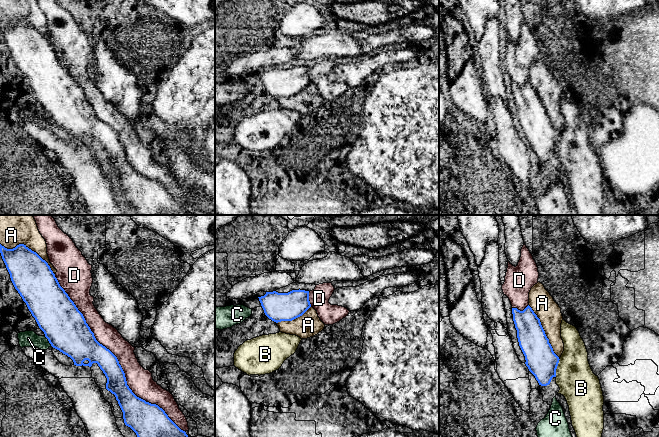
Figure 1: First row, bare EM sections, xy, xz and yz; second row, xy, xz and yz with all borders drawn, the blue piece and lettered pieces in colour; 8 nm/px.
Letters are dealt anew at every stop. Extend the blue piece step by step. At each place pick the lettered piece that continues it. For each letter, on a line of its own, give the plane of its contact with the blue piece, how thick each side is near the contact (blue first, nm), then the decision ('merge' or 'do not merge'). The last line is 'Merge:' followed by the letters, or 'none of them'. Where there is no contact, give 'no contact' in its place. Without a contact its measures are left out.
A: meets blue in xy; 320 nm thick on the blue side, 190 nm on the other; do not merge
B: meets blue in yz; 240 nm thick on the blue side, 300 nm on the other; do not merge
C: meets blue in xy; 340 nm thick on the blue side, 130 nm on the other; do not merge
D: meets blue in xy; 190 nm thick on the blue side, 190 nm on the other; do not merge
Merge: none of them

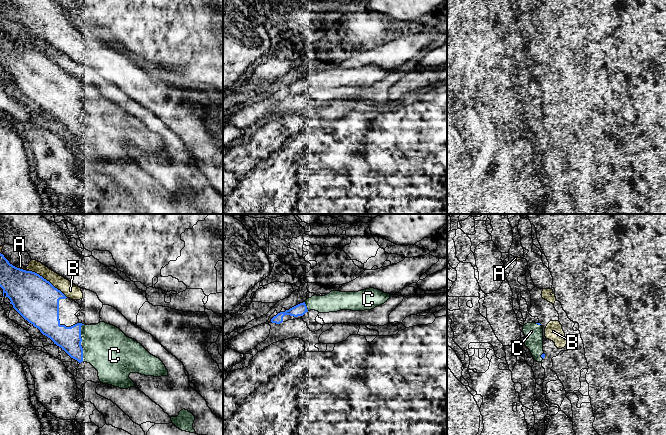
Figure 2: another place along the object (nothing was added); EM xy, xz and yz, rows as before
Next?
A: meets blue in xy; 360 nm thick on the blue side, 40 nm on the other; do not merge
B: meets blue in xy; 360 nm thick on the blue side, 120 nm on the other; do not merge
C: meets blue in xy; 190 nm thick on the blue side, 360 nm on the other; merge
Merge: C

